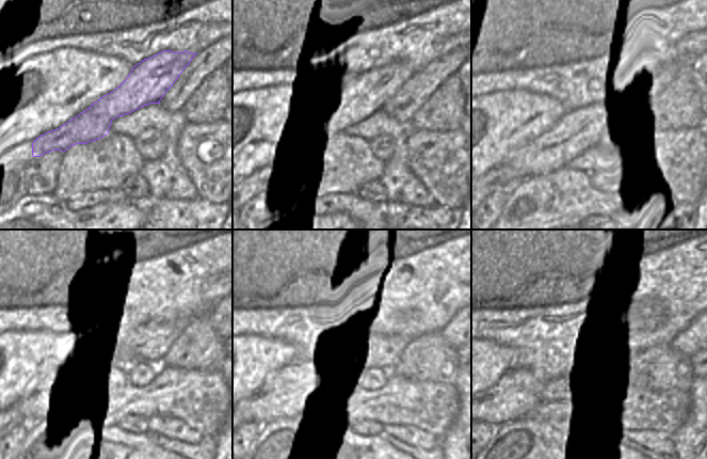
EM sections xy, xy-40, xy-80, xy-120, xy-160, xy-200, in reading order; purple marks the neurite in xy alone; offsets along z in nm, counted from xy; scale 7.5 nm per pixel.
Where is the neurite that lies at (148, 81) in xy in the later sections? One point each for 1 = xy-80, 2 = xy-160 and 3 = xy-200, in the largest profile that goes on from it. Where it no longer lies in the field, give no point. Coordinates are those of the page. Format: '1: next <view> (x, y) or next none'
1: next xy-80 (576, 131)
2: next xy-160 (284, 393)
3: next xy-200 (516, 394)

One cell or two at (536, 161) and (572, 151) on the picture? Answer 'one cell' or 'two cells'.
one cell

